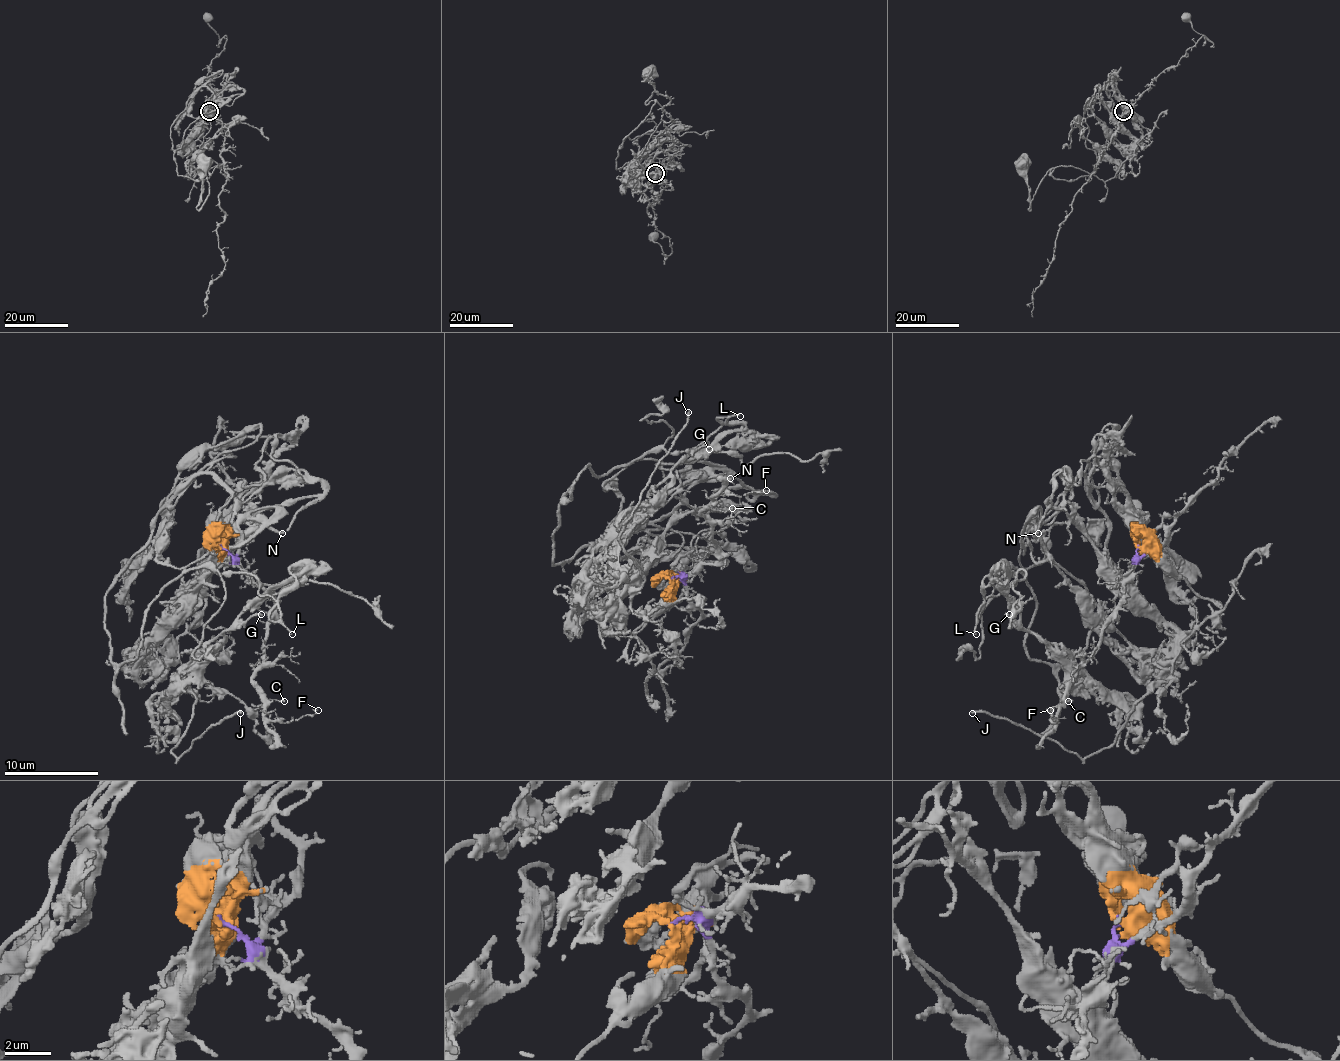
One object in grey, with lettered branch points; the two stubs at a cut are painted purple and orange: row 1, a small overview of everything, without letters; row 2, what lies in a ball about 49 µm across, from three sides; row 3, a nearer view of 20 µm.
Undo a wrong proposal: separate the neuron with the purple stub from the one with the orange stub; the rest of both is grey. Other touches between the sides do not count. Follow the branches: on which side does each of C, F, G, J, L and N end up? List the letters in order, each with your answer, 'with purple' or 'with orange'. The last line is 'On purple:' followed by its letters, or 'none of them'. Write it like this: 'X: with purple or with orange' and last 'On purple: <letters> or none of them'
C: with purple
F: with purple
G: with orange
J: with orange
L: with orange
N: with orange
On purple: C, F

